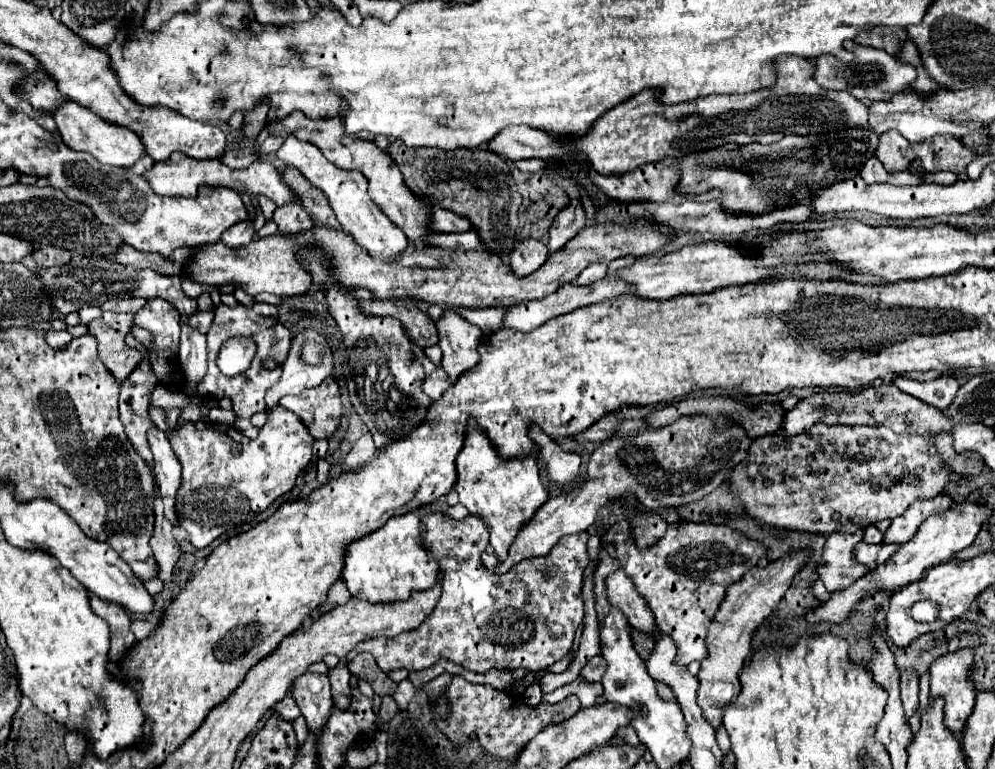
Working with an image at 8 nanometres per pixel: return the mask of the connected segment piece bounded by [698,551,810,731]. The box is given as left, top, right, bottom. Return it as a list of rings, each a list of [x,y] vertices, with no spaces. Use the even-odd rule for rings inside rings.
[[[806,551],[790,553],[784,559],[770,563],[766,567],[752,567],[738,583],[730,585],[726,591],[726,597],[720,605],[718,615],[714,617],[714,623],[710,625],[706,645],[708,645],[708,657],[702,661],[700,673],[698,673],[698,705],[704,711],[704,719],[718,731],[722,725],[722,709],[720,705],[726,705],[734,701],[740,693],[740,669],[744,667],[744,659],[750,653],[750,635],[756,627],[776,609],[780,599],[784,597],[786,589],[790,587],[794,575],[802,569],[802,565],[808,561]]]

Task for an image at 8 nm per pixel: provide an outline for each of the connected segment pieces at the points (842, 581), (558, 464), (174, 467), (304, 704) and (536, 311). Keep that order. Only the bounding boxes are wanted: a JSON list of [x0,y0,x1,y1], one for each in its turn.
[[818,531,868,593],[530,425,582,485],[148,427,180,525],[290,673,334,731],[502,257,632,333]]

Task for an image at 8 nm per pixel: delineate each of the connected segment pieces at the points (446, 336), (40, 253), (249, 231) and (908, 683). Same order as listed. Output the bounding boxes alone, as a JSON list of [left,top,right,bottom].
[[436,309,482,383],[34,247,72,267],[222,221,254,247],[900,671,918,719]]

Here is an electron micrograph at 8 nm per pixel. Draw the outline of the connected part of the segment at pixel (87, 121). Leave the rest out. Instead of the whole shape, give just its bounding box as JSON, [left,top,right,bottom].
[52,101,144,167]

